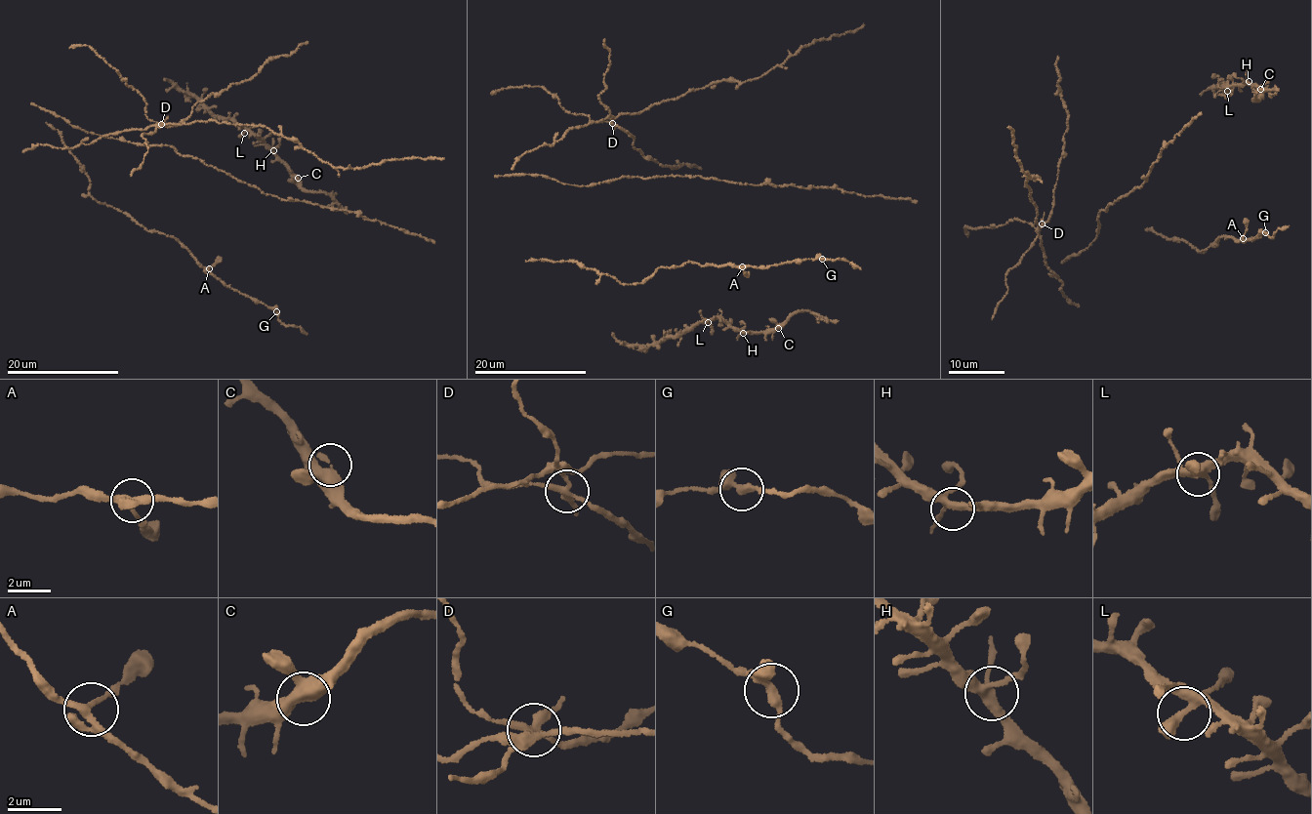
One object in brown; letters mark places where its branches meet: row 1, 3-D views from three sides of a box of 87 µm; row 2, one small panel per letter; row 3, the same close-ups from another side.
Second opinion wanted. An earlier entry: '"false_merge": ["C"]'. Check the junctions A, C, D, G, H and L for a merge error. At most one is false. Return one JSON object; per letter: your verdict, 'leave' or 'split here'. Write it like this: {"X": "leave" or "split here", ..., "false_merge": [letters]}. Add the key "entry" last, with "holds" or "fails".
{"A": "leave", "C": "leave", "D": "split here", "G": "leave", "H": "leave", "L": "leave", "false_merge": ["D"], "entry": "fails"}

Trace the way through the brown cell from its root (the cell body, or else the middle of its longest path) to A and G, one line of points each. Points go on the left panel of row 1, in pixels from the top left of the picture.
A: (64, 143), (82, 165), (93, 198), (120, 211), (147, 230), (176, 237), (197, 262), (209, 268)
G: (64, 143), (82, 165), (96, 201), (120, 211), (147, 230), (176, 237), (217, 278), (276, 311)

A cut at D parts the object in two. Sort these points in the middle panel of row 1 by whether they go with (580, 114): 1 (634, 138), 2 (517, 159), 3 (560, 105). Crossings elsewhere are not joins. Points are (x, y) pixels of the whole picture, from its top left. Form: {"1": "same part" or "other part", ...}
{"1": "same part", "2": "other part", "3": "same part"}

